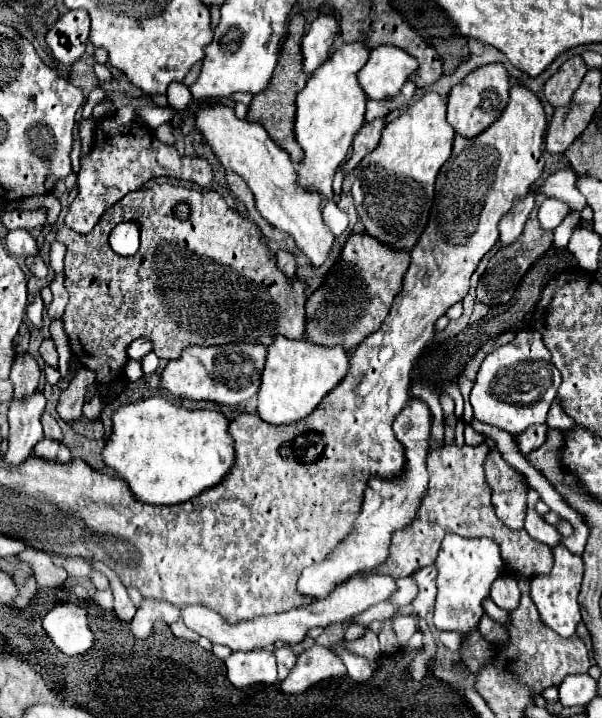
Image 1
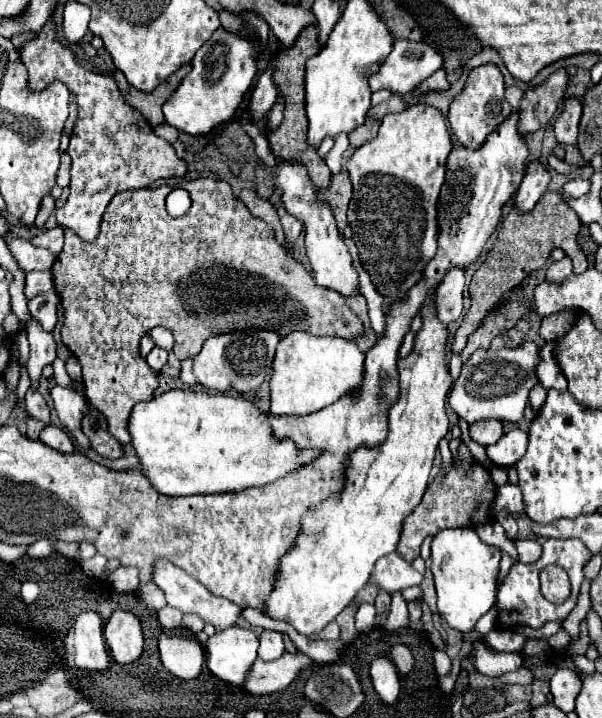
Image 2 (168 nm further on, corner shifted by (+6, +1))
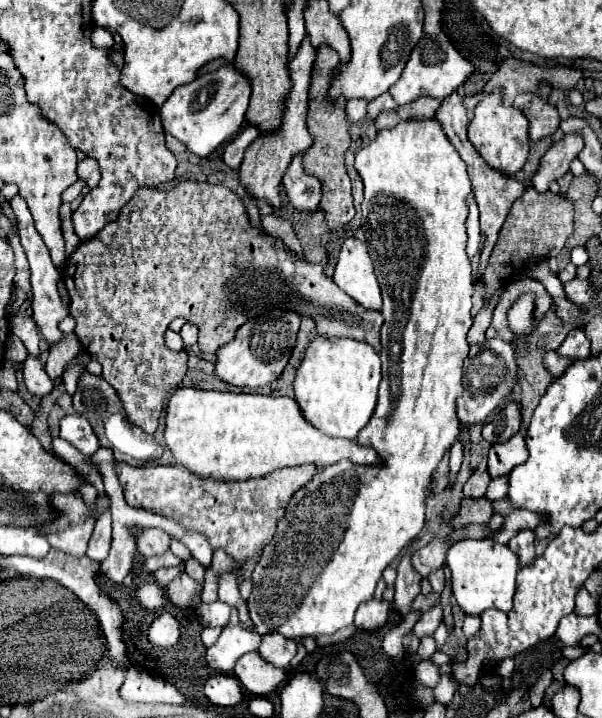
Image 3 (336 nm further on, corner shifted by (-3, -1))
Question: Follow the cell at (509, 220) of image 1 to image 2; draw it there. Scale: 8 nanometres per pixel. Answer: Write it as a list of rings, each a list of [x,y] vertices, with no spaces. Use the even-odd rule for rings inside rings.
[[[531,161],[527,165],[527,171],[525,171],[525,177],[517,189],[517,195],[515,195],[515,207],[521,211],[521,213],[527,213],[535,207],[535,203],[539,201],[539,197],[545,193],[547,185],[551,181],[551,175],[549,175],[549,169],[541,163],[541,161]]]

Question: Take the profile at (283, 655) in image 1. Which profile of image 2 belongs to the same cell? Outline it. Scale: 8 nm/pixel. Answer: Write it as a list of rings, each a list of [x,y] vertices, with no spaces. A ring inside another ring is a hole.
[[[263,631],[259,635],[259,657],[263,661],[273,661],[285,653],[283,637],[279,631]]]

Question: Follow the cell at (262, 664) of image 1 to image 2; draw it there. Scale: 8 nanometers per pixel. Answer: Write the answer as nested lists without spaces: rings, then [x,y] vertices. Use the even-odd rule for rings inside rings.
[[[229,627],[227,631],[217,631],[205,643],[207,667],[209,671],[233,685],[241,685],[249,673],[249,667],[257,659],[259,639],[251,629]]]

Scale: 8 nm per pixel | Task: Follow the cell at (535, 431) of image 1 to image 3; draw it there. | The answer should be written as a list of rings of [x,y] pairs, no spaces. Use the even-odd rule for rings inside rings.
[[[516,433],[510,441],[492,445],[490,455],[488,455],[488,473],[490,477],[510,475],[512,469],[522,465],[526,459],[528,459],[526,437],[522,433]]]

